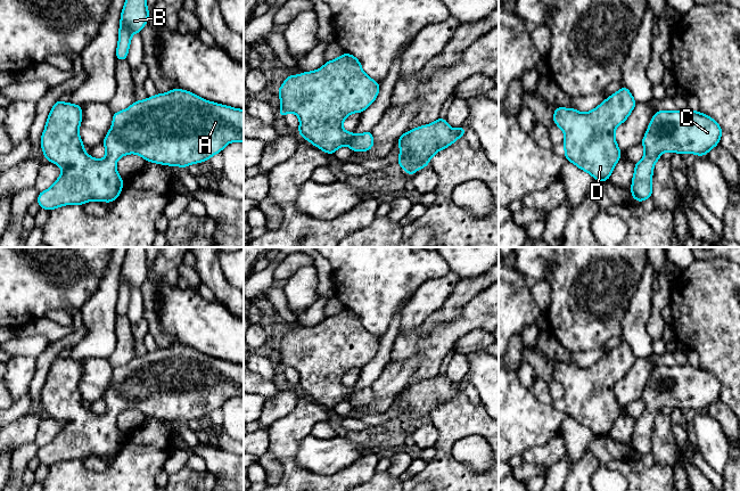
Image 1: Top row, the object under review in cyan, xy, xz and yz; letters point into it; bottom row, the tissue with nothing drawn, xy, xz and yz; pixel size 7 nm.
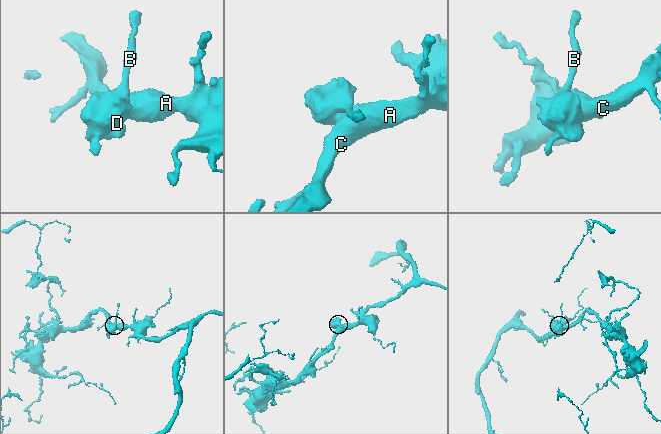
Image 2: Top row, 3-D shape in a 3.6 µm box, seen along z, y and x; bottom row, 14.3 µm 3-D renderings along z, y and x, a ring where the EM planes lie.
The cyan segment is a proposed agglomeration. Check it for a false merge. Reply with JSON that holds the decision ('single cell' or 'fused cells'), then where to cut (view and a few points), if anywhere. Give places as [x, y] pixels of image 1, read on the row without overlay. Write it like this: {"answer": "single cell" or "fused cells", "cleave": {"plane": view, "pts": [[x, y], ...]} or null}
{"answer": "single cell", "cleave": null}

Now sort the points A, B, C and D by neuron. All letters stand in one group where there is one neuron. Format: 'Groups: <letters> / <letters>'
Groups: A B C D

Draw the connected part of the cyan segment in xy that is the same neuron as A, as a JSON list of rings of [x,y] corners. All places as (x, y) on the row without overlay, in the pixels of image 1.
[[[179,343],[135,355],[129,363],[114,368],[112,383],[102,398],[106,403],[102,415],[84,407],[79,390],[81,376],[81,360],[57,355],[49,368],[41,391],[41,404],[46,416],[61,423],[61,429],[50,443],[39,448],[36,457],[40,464],[51,466],[91,456],[114,457],[121,450],[124,437],[117,428],[116,417],[128,409],[137,409],[151,418],[187,423],[209,416],[230,398],[244,398],[244,365],[208,357]]]

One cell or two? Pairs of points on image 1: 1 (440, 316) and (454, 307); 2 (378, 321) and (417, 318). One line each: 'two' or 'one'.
1: one
2: two

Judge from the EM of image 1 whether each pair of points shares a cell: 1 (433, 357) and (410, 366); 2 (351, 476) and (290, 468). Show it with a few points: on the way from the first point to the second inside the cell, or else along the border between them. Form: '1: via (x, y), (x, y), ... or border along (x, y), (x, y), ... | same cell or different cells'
1: border along (420, 357), (417, 370), (405, 384) | different cells
2: via (336, 479), (305, 479) | same cell

